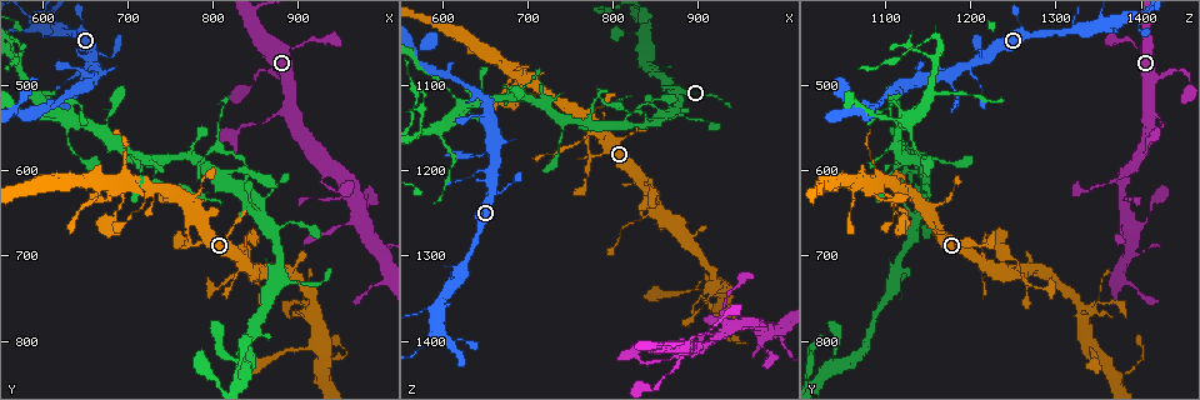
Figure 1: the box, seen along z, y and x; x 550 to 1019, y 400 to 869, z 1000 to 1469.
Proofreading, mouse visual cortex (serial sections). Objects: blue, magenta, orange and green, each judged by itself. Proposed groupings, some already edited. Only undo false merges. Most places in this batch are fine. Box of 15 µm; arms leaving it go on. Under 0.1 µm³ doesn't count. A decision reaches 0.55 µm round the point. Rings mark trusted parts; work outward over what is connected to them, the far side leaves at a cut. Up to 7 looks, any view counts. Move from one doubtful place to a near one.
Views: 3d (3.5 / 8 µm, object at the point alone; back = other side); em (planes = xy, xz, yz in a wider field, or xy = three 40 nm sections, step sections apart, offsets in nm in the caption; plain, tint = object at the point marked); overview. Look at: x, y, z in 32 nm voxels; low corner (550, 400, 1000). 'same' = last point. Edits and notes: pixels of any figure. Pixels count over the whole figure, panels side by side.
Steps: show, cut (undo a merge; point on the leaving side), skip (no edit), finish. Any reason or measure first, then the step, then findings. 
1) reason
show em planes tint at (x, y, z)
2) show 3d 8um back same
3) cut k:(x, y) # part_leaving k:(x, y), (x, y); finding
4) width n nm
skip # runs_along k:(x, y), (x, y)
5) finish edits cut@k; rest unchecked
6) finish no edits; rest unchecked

thin arm on a thick one
show 3d 8um at (895, 530, 1405)

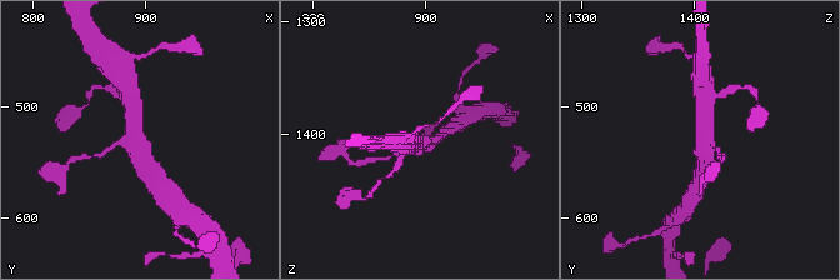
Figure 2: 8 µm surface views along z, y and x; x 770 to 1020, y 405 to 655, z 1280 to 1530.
zoom in
show 3d 3.5um at (894, 530, 1410)

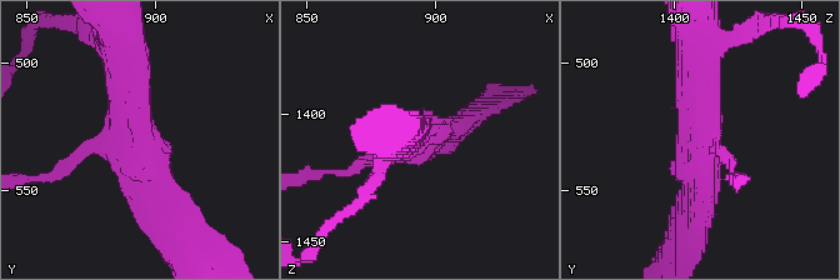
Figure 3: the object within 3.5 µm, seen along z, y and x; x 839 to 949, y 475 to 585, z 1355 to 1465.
arms 3; arm_widths 150, 350, 400 nm; shape alone is not enough
show em planes tint at (893, 531, 1410)

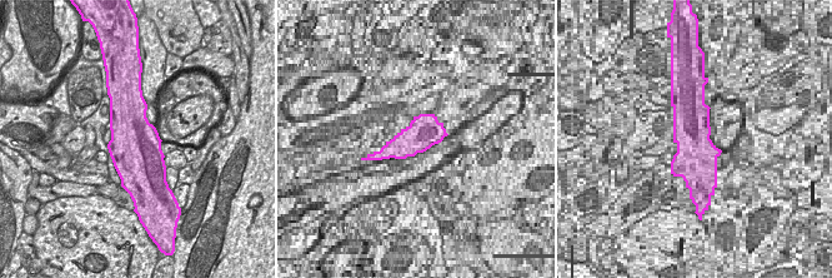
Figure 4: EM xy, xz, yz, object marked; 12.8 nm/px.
skip # runs_along 3:(125, 58), (136, 158), (168, 215); one cell here

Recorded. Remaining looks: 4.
show 3d 8um back at (940, 600, 1385)

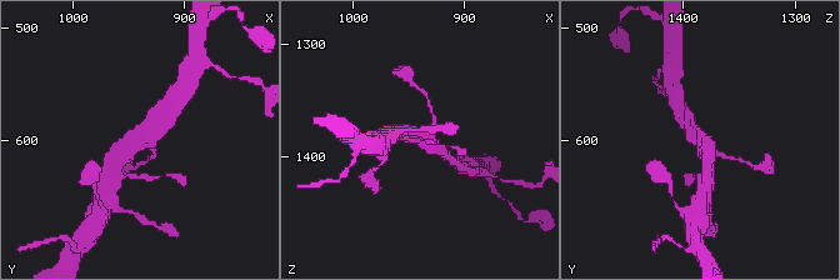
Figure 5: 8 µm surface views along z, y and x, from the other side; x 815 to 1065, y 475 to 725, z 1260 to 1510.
arms 3; arm_widths 150, 350, 500 nm
show em xy step 1 tint at (940, 598, 1386)

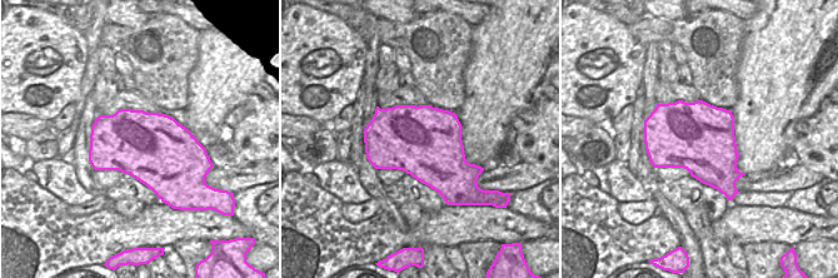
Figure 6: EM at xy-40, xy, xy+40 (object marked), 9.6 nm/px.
width 700 nm
skip # runs_along 5:(165, 118), (121, 153), (115, 164); all the same cell

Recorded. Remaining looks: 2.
finish no edits; rest unchecked

